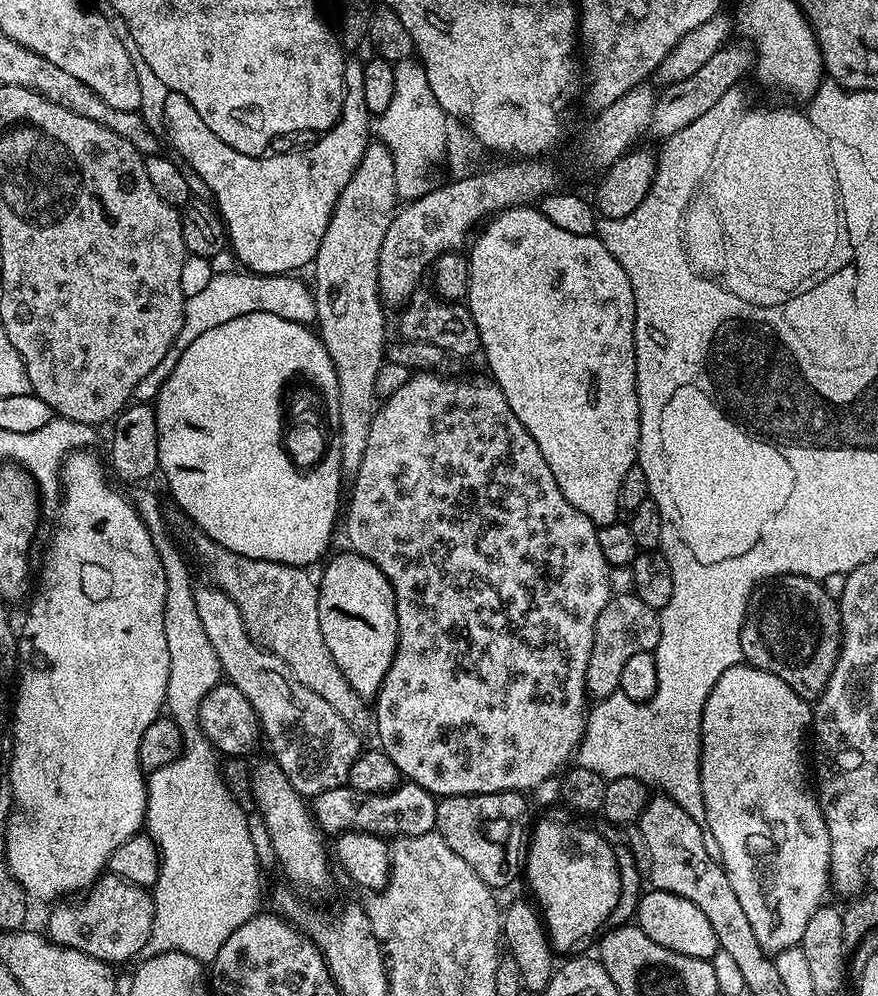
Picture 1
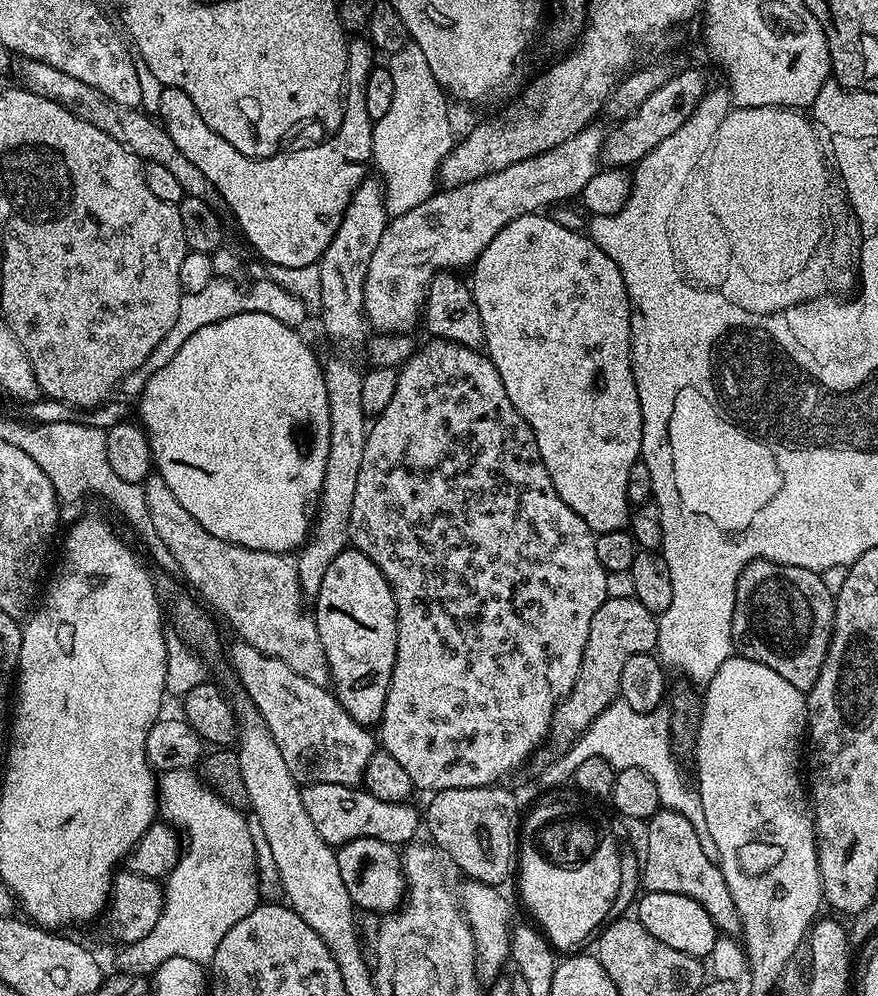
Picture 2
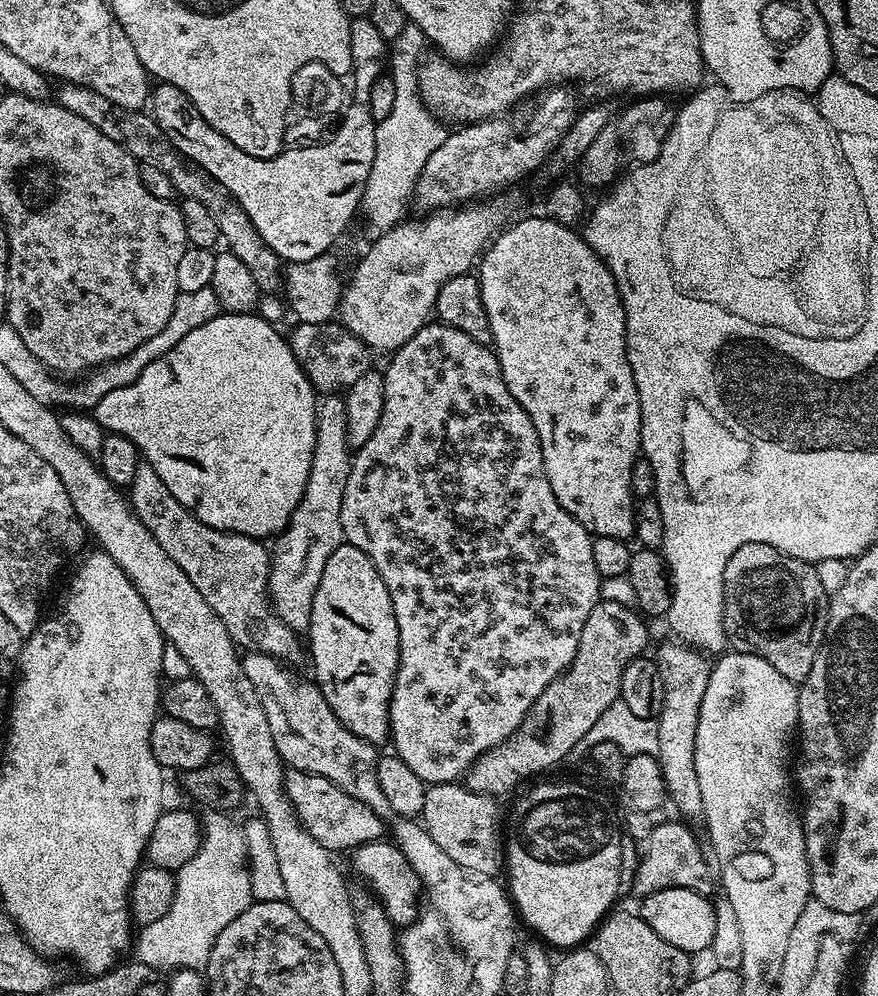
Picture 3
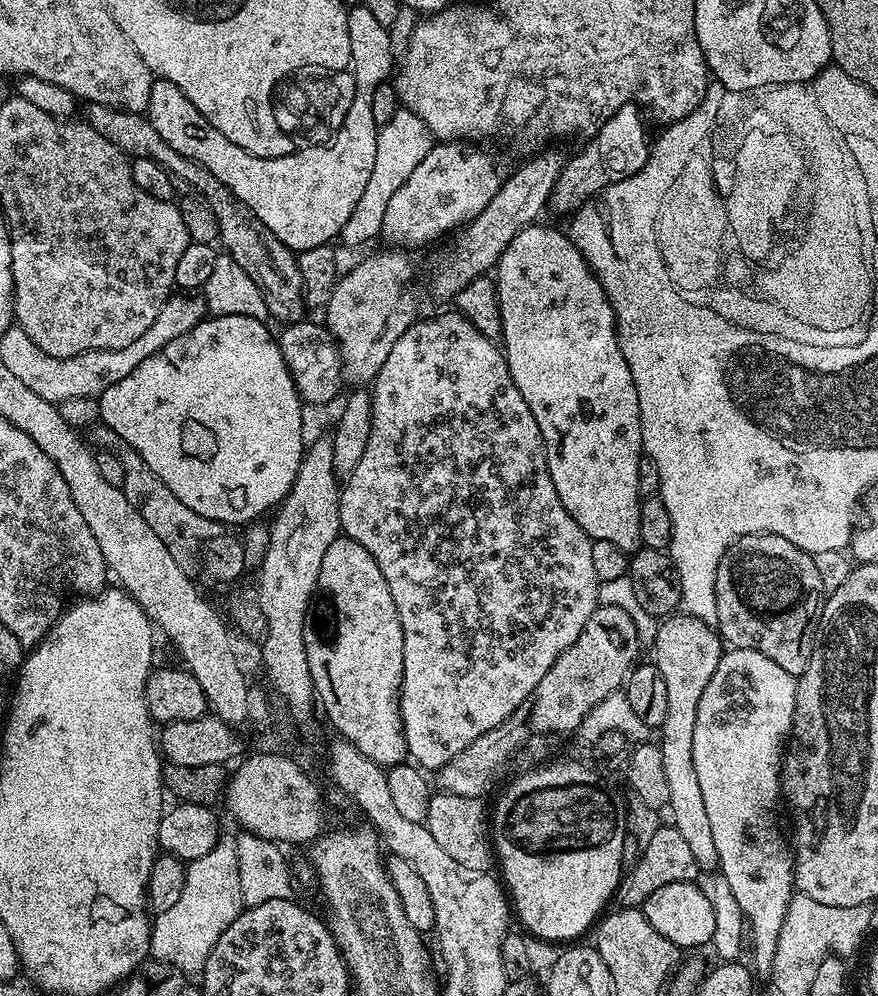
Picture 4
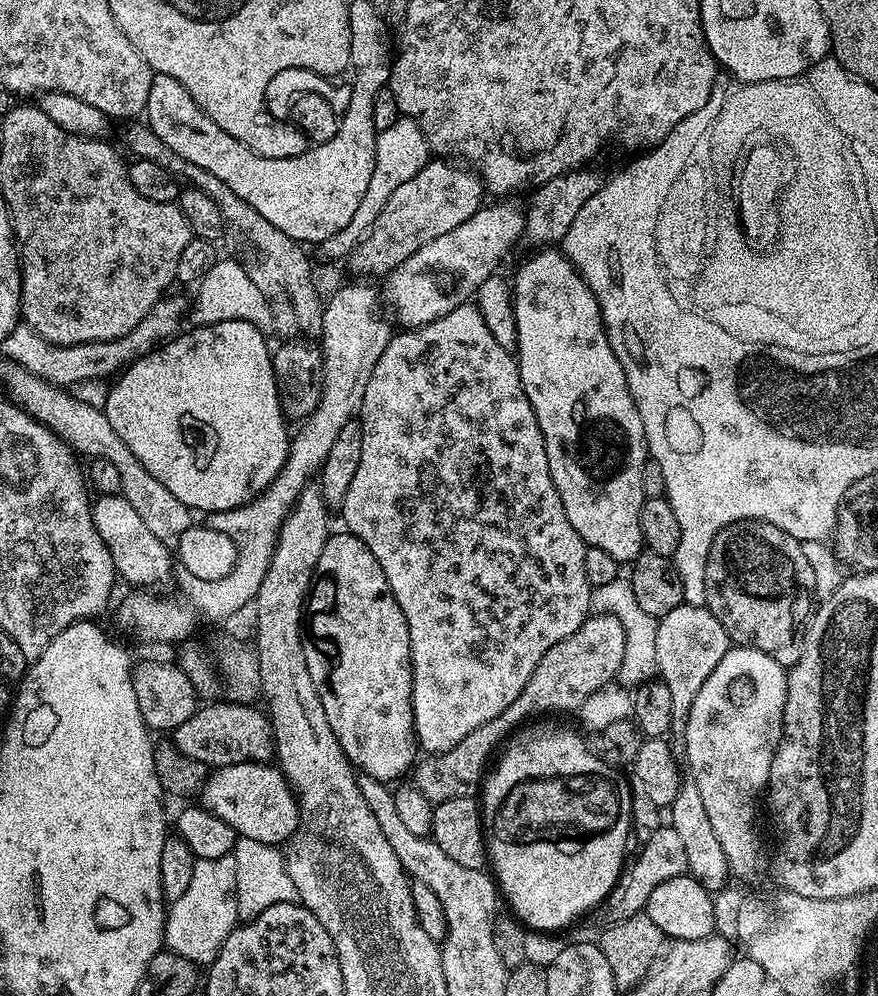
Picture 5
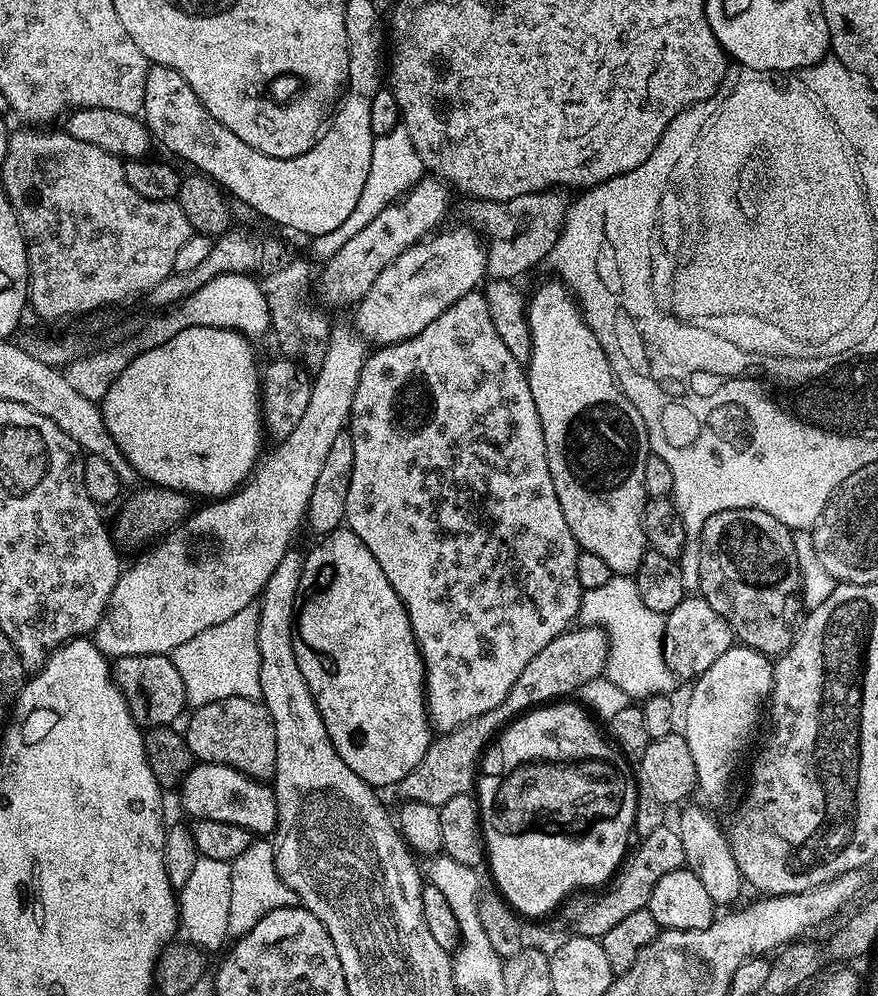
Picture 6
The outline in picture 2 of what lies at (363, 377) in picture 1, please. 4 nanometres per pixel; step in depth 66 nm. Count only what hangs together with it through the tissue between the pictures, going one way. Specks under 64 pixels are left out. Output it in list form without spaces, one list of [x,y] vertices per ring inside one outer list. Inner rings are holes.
[[[365,178],[356,187],[330,246],[326,246],[318,261],[321,270],[321,302],[318,313],[332,340],[360,342],[369,335],[370,325],[364,314],[366,270],[370,270],[374,246],[378,246],[389,219],[388,212],[384,209],[384,189],[379,179]],[[332,360],[323,365],[326,378],[326,396],[329,402],[330,434],[326,438],[328,457],[323,468],[324,481],[320,499],[314,508],[314,519],[308,539],[295,553],[294,565],[300,590],[305,597],[314,598],[326,578],[326,566],[349,547],[348,523],[350,506],[354,502],[354,486],[358,486],[358,470],[362,466],[362,454],[366,450],[366,438],[370,427],[369,417],[362,410],[362,372],[348,360]]]

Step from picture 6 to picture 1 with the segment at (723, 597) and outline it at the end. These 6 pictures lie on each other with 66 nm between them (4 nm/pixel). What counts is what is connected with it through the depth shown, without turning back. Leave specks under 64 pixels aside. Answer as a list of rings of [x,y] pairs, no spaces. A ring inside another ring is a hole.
[[[777,576],[771,582],[765,583],[753,595],[747,612],[744,614],[744,621],[741,628],[741,654],[747,663],[754,668],[761,668],[770,674],[774,674],[778,678],[782,678],[782,682],[786,682],[786,686],[790,686],[790,690],[794,690],[794,694],[798,694],[804,700],[814,702],[823,692],[826,682],[830,682],[830,674],[834,670],[834,666],[838,662],[838,654],[840,653],[840,605],[837,600],[826,594],[821,581],[811,580],[809,576]]]

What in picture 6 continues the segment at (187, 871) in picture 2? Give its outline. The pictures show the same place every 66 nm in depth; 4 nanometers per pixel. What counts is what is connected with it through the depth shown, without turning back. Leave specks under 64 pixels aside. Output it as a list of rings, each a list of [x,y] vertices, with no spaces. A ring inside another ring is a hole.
[[[201,856],[195,864],[186,886],[178,892],[178,932],[195,948],[209,950],[229,939],[230,922],[230,878],[232,866],[229,861]]]

